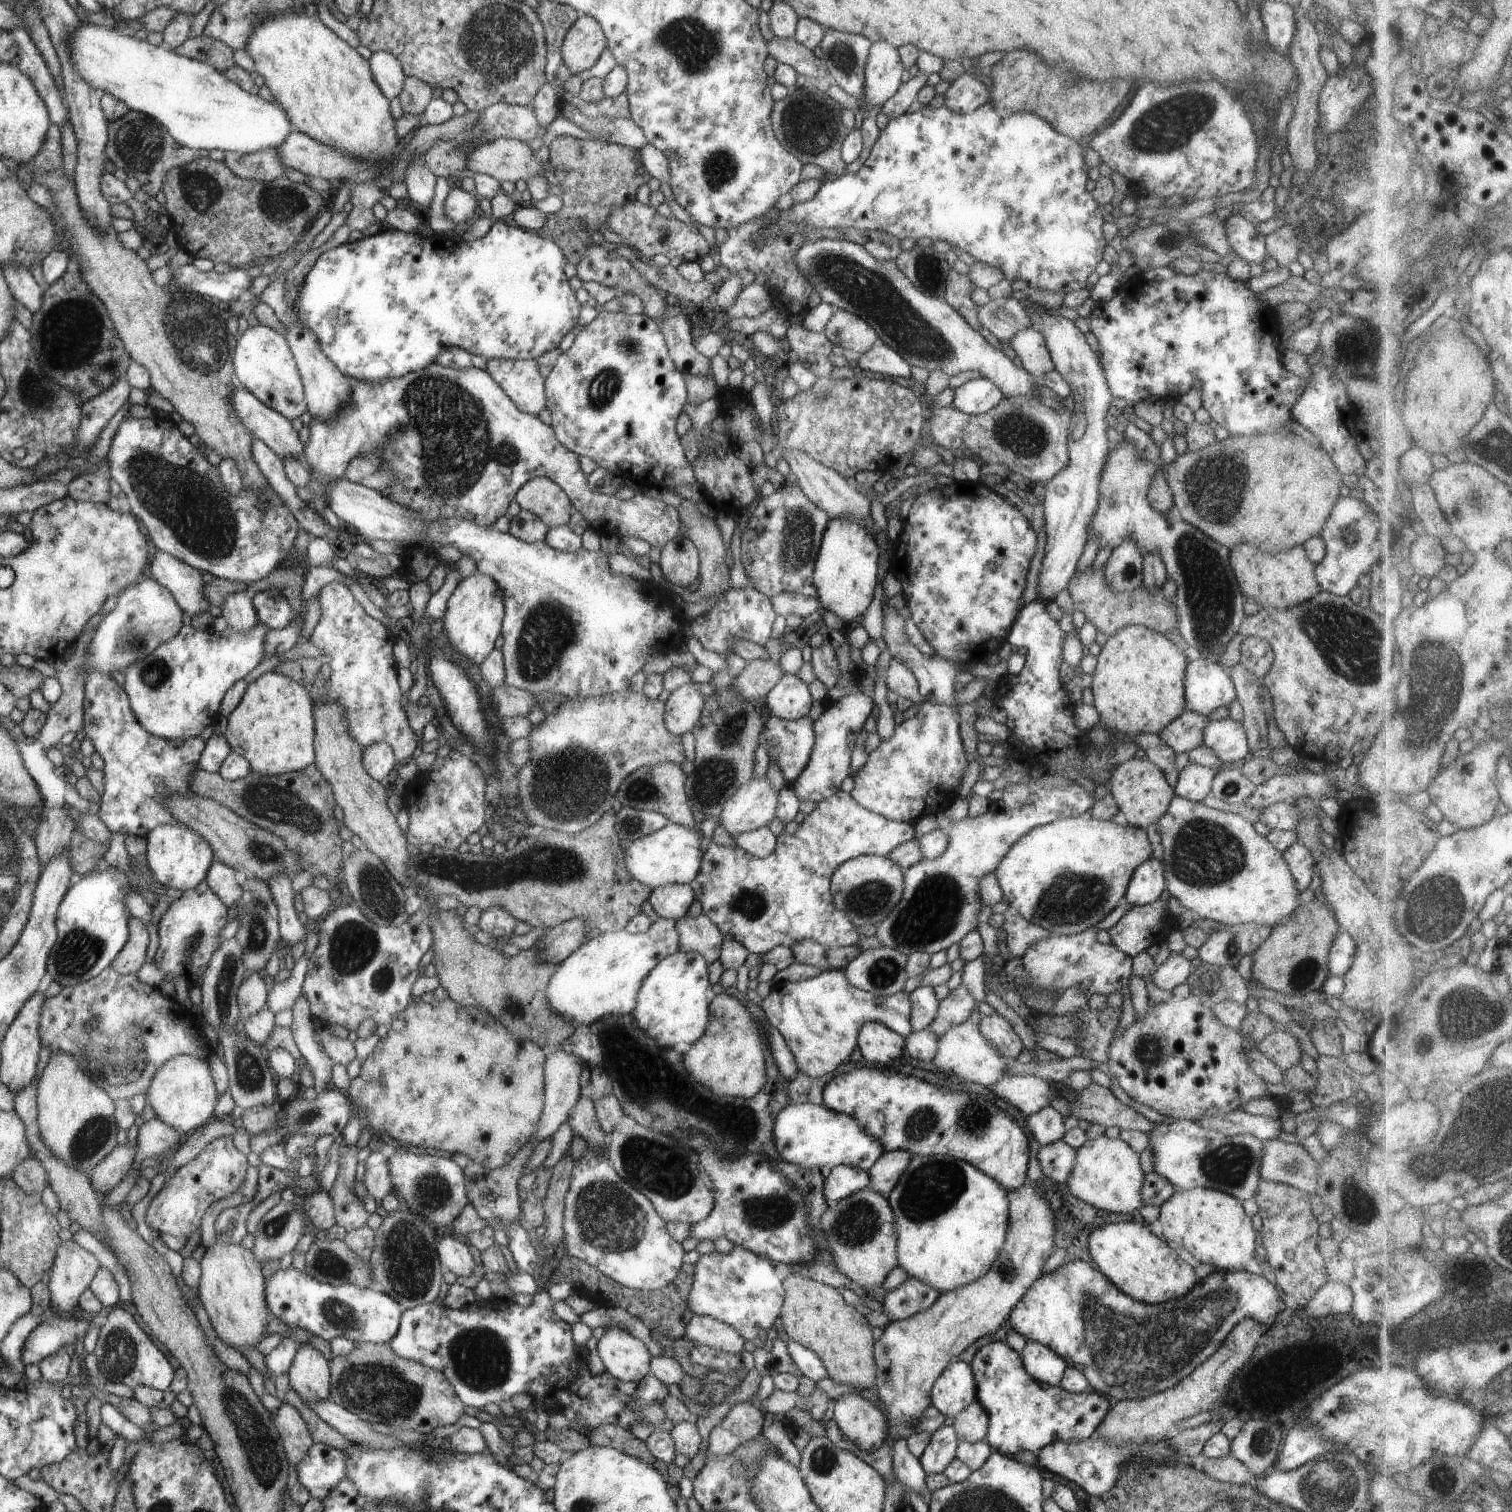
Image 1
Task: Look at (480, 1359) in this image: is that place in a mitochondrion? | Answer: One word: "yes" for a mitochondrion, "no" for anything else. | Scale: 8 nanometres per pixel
yes

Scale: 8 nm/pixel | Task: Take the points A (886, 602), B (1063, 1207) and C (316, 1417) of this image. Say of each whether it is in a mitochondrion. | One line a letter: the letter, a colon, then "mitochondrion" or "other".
A: other
B: other
C: other

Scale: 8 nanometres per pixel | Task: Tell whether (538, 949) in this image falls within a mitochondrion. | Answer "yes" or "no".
no

